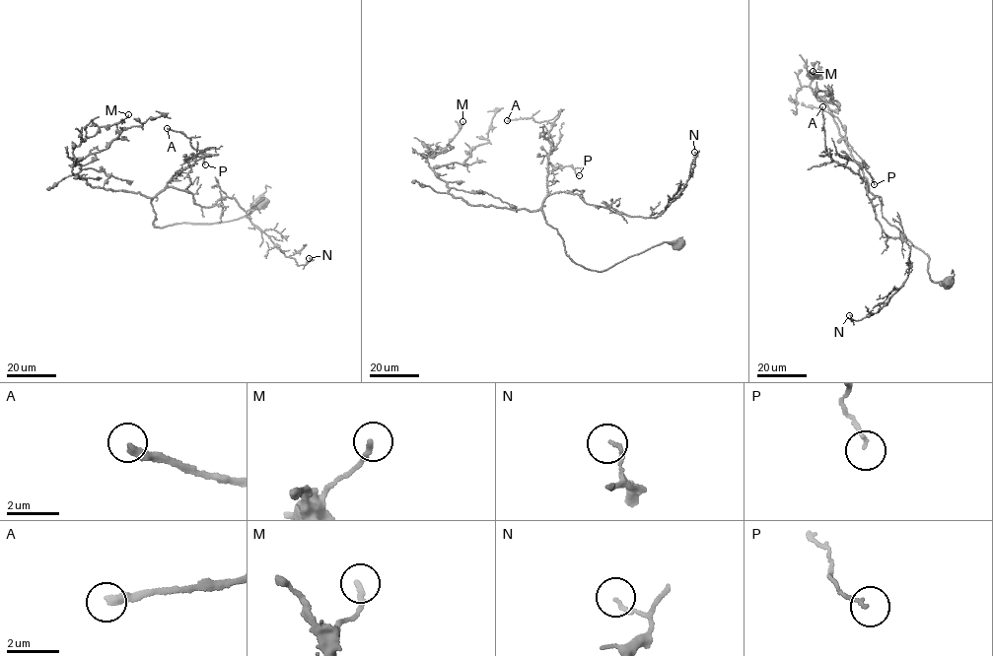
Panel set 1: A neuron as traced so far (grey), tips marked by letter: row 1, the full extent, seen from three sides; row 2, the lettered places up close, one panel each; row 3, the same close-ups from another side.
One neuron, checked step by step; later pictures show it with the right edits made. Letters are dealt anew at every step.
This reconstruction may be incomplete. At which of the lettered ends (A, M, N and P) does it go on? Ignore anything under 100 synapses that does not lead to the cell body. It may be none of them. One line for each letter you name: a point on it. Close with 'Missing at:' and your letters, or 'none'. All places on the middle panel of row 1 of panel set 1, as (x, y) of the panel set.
Missing at: none

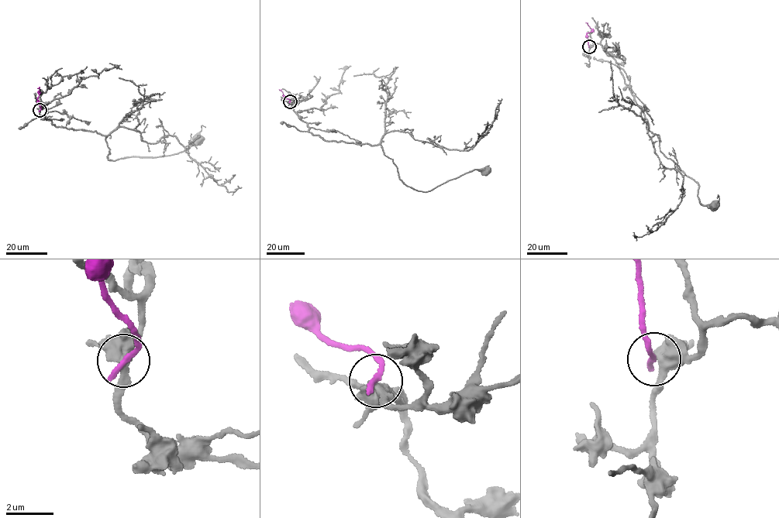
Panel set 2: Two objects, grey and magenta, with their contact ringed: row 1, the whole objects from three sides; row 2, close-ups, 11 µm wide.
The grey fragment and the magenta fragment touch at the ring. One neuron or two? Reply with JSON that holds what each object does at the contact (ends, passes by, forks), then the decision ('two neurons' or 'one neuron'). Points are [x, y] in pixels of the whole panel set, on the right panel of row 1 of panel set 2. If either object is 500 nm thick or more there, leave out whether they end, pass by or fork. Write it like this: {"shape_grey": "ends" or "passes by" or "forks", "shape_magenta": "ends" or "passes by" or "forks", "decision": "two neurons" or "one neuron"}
{"shape_grey": "forks", "shape_magenta": "ends", "decision": "two neurons"}

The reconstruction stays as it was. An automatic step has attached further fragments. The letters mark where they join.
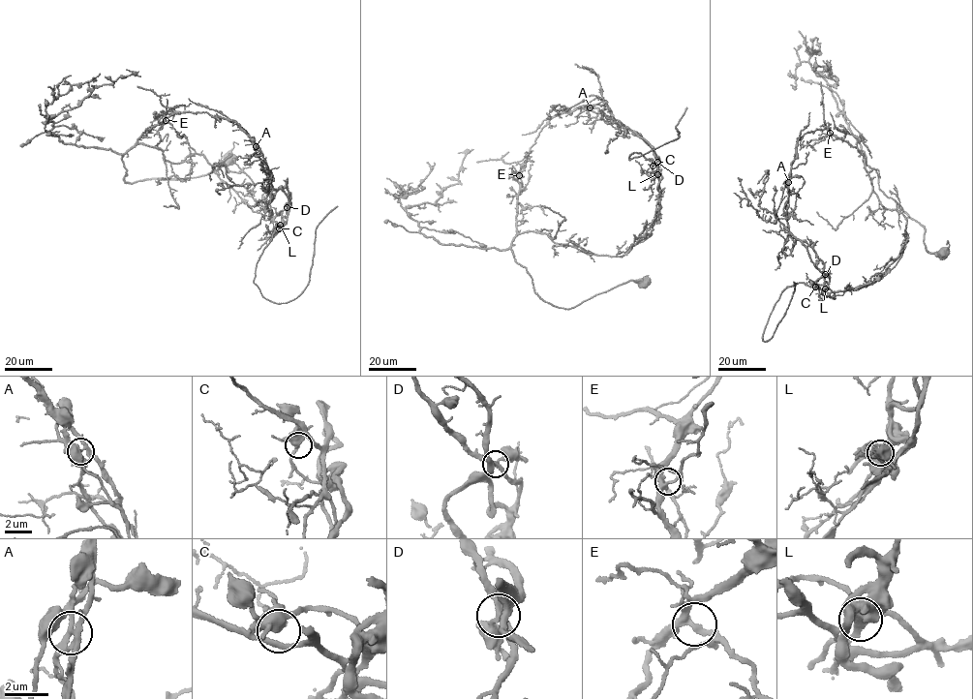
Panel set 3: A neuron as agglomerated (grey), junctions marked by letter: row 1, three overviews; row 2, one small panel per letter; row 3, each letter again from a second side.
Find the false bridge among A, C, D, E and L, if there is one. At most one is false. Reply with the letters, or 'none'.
A

